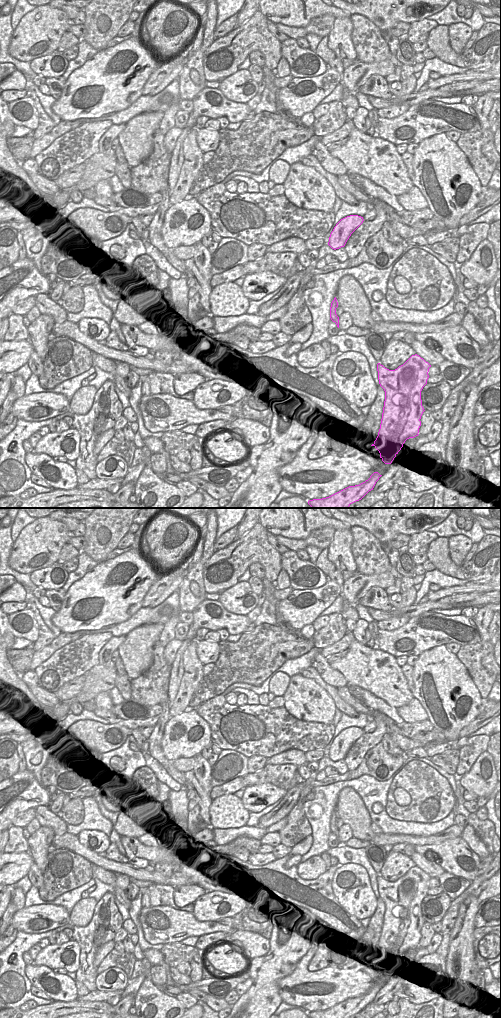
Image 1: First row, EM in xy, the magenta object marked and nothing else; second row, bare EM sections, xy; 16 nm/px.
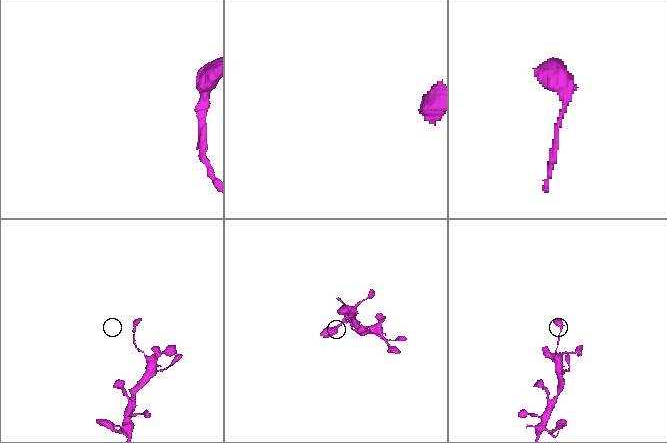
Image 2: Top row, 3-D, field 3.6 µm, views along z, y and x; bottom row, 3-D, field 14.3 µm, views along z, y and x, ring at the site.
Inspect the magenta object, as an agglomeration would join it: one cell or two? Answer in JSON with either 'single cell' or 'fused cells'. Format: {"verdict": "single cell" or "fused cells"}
{"verdict": "single cell"}

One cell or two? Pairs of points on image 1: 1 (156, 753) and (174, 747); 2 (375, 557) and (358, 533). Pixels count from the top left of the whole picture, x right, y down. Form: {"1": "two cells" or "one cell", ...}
{"1": "two cells", "2": "one cell"}

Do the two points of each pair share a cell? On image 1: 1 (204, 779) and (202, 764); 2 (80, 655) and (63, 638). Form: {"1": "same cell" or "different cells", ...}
{"1": "same cell", "2": "different cells"}

